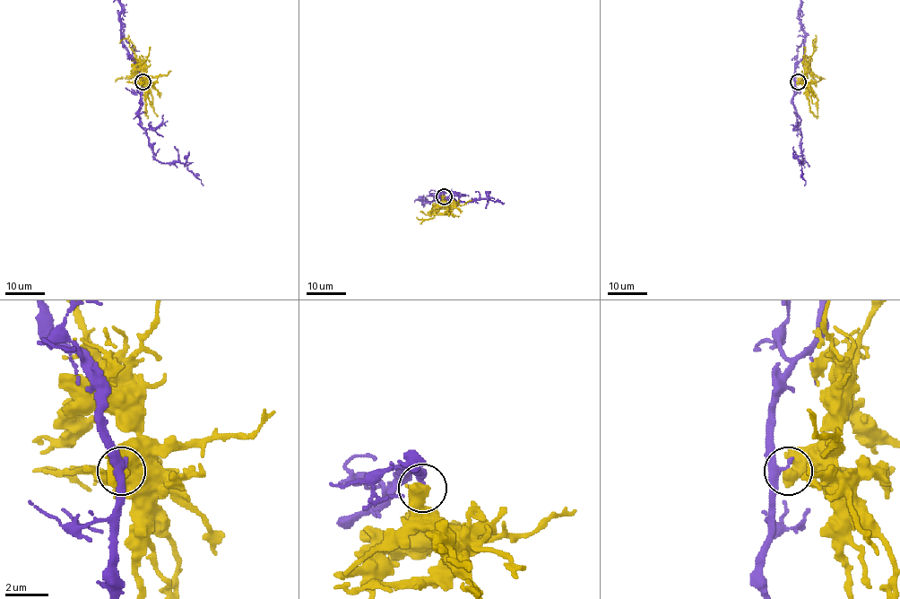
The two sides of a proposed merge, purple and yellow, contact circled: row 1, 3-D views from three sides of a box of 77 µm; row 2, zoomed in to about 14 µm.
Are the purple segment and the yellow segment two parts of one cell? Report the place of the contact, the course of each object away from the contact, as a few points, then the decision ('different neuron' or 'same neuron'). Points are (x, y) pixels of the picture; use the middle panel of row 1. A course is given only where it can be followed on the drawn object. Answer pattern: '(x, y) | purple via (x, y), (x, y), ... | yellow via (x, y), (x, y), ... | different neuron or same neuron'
(444, 196) | yellow via (443, 196), (445, 202), (433, 213), (420, 212) | different neuron

